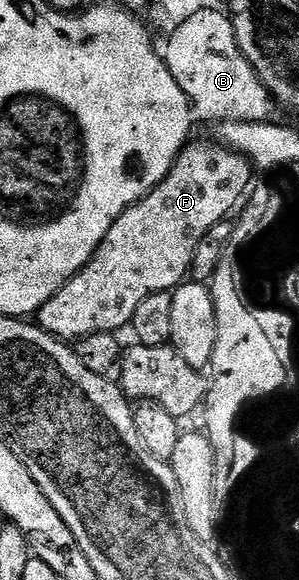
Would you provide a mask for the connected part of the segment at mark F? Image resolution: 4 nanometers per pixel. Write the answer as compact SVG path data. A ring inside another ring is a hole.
M218 140L195 141L188 141L183 147L173 168L167 173L165 180L161 180L161 184L157 184L140 202L117 216L113 228L109 228L97 252L93 252L89 261L40 308L37 325L45 333L71 344L97 332L119 332L122 326L123 329L130 327L133 312L137 312L137 304L141 304L145 296L153 296L162 290L171 292L175 287L183 285L191 273L195 249L199 247L209 228L224 221L228 217L227 213L244 201L253 182L253 166L244 154L224 146Z

